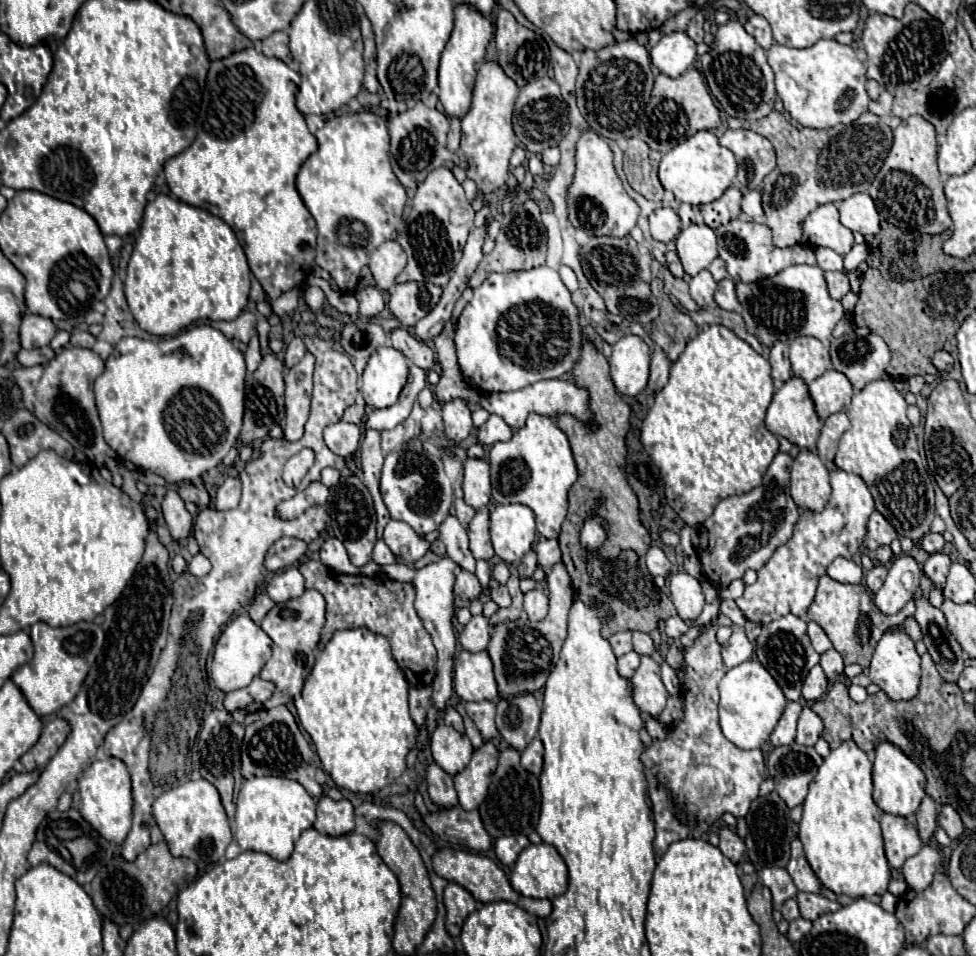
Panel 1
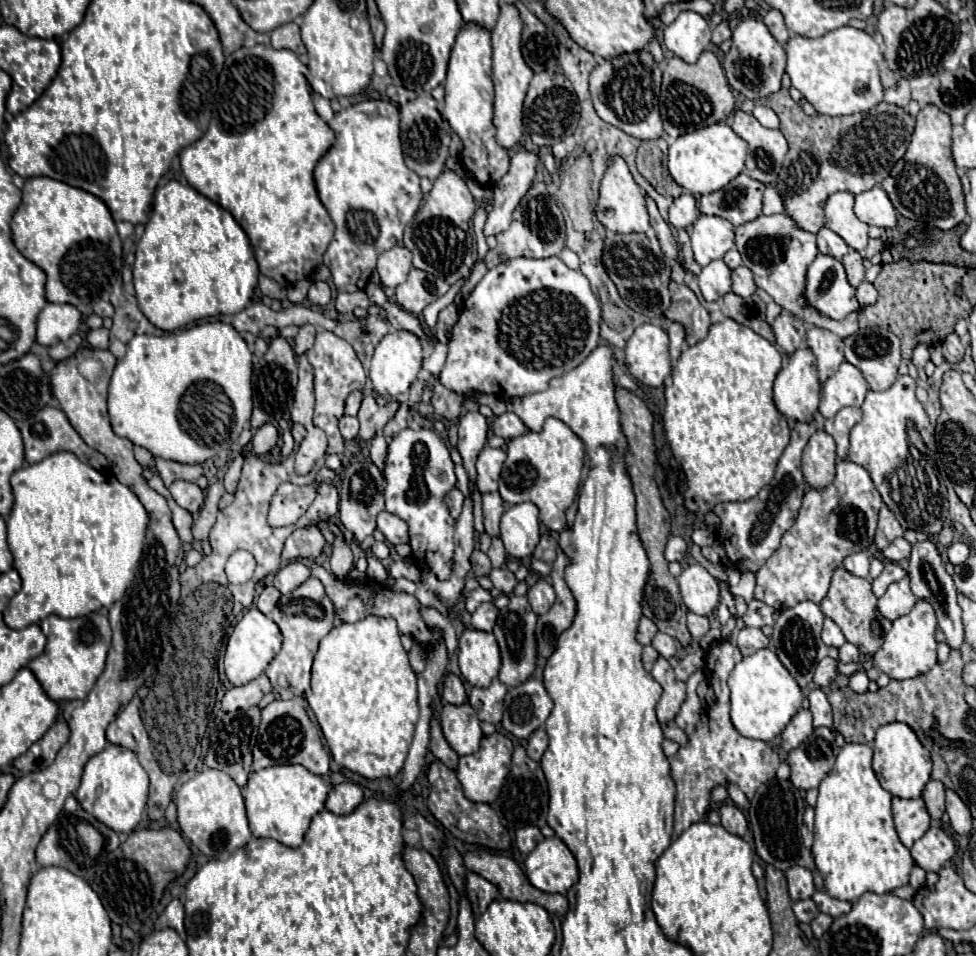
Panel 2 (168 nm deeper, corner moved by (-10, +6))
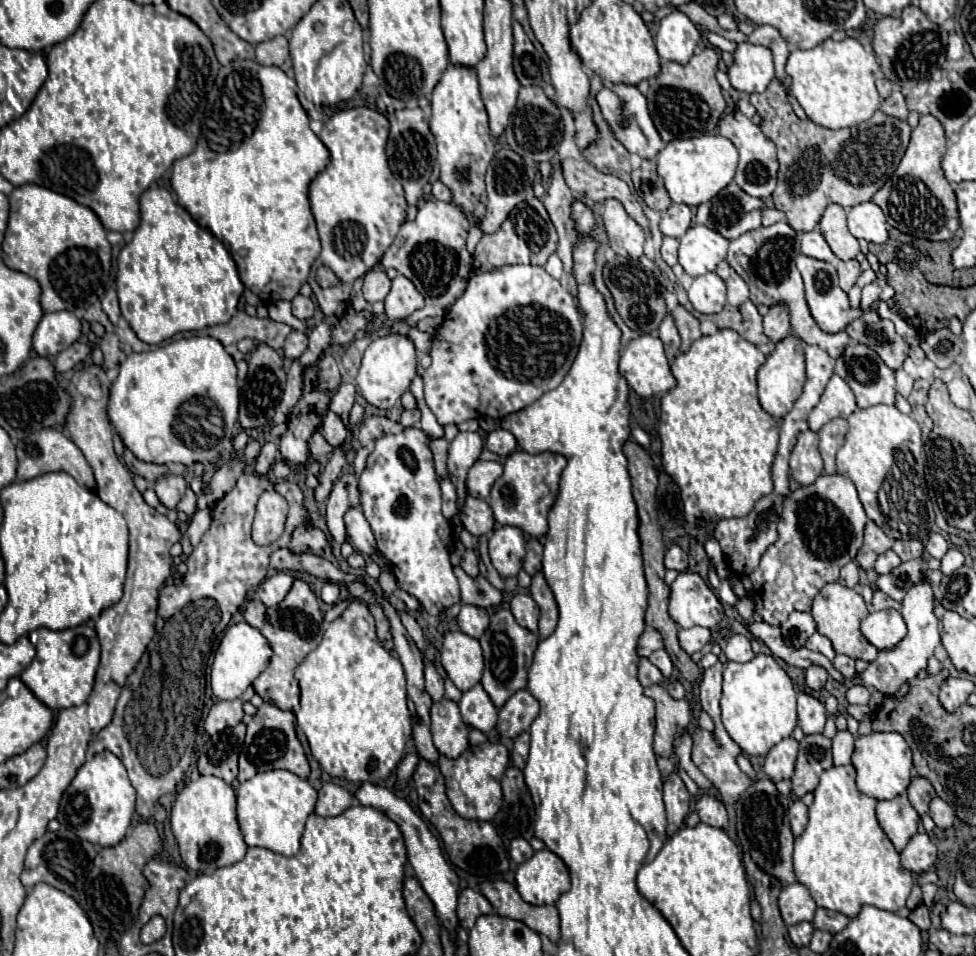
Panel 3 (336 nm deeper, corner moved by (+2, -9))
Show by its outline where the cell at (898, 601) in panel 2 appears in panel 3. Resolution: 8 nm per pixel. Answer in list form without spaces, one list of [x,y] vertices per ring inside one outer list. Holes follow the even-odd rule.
[[[884,609],[870,613],[862,625],[862,635],[876,647],[886,649],[894,647],[904,635],[906,635],[906,623],[902,619],[902,613],[896,609]]]

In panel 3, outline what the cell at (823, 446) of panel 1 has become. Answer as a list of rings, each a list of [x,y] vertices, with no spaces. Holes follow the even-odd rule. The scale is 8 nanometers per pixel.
[[[832,419],[830,423],[826,423],[818,431],[818,437],[820,437],[820,455],[824,459],[824,471],[828,475],[834,475],[836,473],[834,457],[836,457],[838,447],[842,445],[842,439],[846,435],[846,429],[848,429],[848,421],[846,419]]]

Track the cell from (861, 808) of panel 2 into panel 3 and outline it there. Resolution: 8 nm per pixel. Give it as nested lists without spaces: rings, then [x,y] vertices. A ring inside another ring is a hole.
[[[854,765],[832,767],[822,773],[820,785],[814,791],[814,803],[808,809],[808,825],[804,833],[794,841],[794,873],[796,879],[808,887],[814,903],[818,907],[838,911],[846,917],[858,915],[858,907],[874,905],[884,911],[898,911],[906,905],[910,889],[914,885],[910,871],[902,869],[900,855],[880,829],[876,819],[876,801],[862,795],[856,789],[856,769]]]

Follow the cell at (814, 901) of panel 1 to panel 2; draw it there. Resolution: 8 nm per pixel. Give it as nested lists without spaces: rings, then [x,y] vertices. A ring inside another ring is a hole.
[[[818,890],[812,898],[814,898],[814,902],[818,904],[818,908],[820,908],[824,914],[830,914],[832,918],[844,916],[844,914],[846,914],[846,912],[850,912],[850,908],[852,908],[852,904],[850,904],[850,902],[836,900],[836,898],[828,896],[824,890]]]

